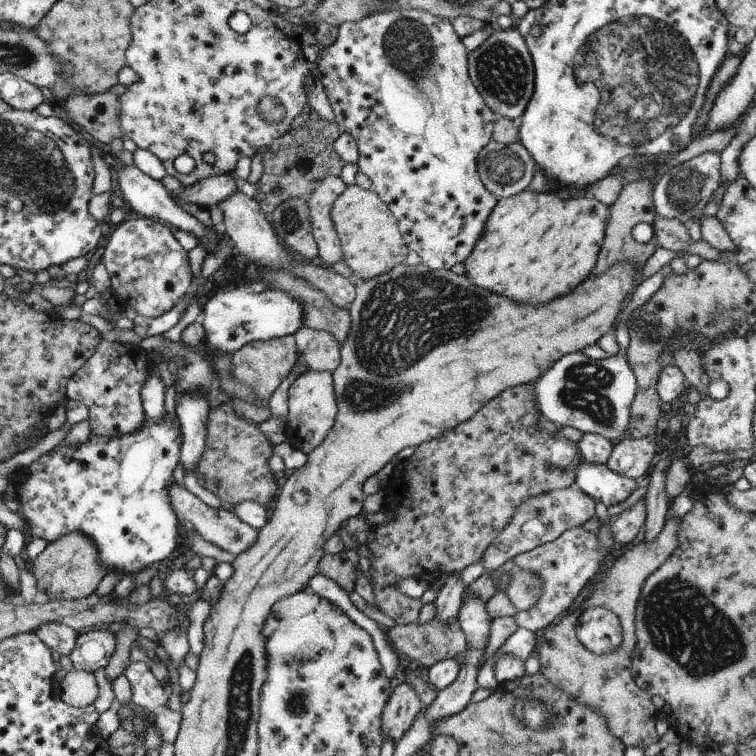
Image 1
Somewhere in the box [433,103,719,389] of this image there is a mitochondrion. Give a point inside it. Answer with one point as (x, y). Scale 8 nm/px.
(684, 187)

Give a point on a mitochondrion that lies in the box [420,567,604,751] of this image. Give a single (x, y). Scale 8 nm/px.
(530, 717)

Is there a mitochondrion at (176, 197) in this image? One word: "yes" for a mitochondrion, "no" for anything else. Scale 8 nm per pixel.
no

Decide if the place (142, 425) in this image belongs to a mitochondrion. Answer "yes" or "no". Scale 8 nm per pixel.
no

